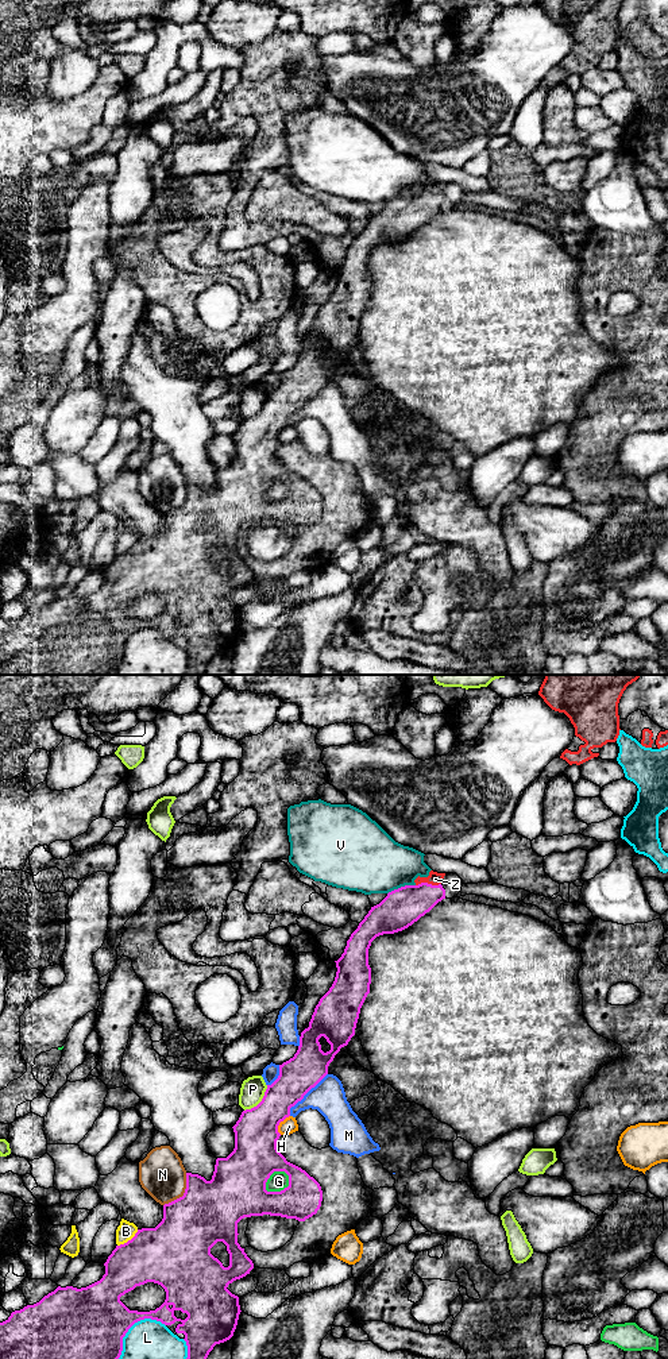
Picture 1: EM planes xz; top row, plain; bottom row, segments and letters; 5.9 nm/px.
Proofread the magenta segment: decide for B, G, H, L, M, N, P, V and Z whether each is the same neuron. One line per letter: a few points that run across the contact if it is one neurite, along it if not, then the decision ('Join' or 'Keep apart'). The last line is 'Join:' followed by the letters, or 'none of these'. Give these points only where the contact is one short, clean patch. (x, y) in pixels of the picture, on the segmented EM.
B: Keep apart
G: Keep apart
H: Keep apart
L: Keep apart
M: Keep apart
N: Line: xz (186, 1173), (185, 1192), (163, 1205). Keep apart
P: Keep apart
V: Keep apart
Z: Line: xz (401, 907), (427, 883), (435, 879). Join
Join: Z

